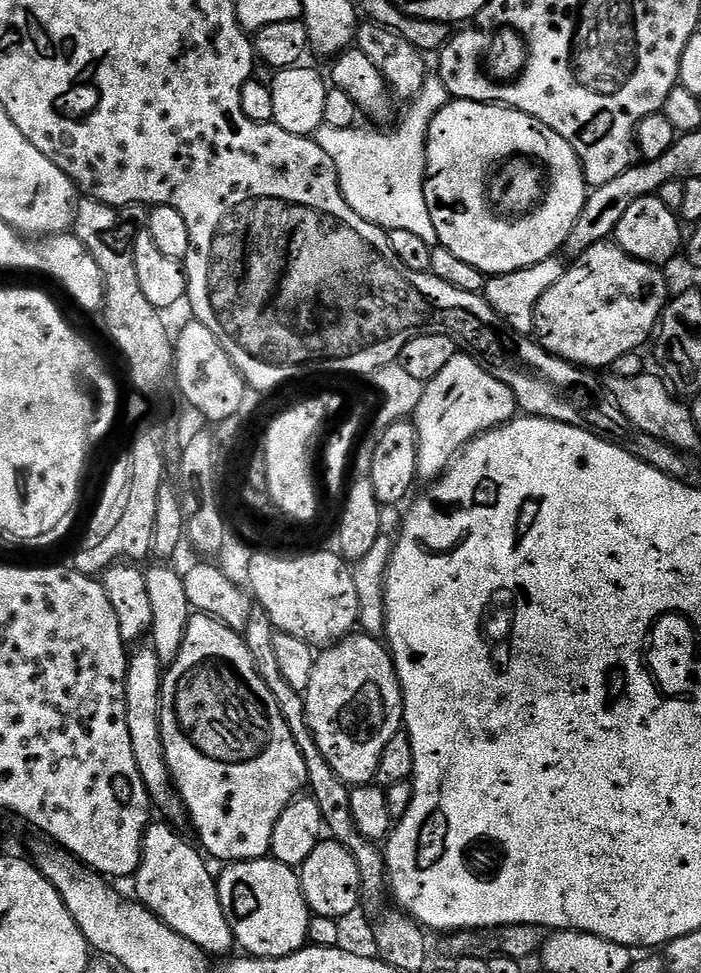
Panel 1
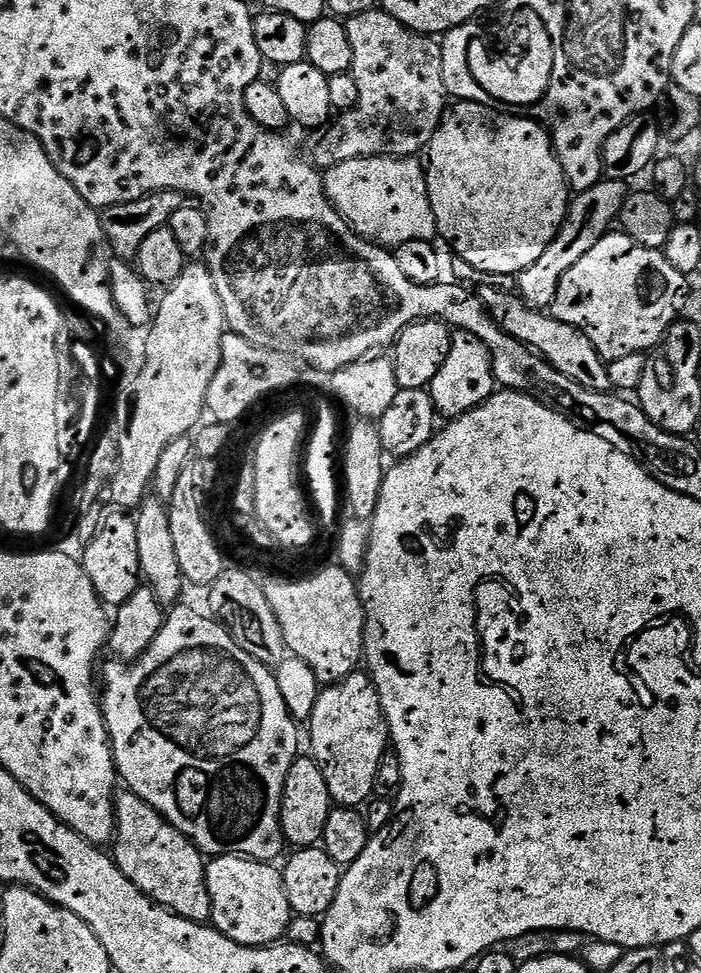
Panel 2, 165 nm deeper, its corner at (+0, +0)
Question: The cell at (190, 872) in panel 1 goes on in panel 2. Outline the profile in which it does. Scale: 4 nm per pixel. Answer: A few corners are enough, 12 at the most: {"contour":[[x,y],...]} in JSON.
{"contour":[[133,792],[116,865],[156,904],[208,924],[199,848]]}

